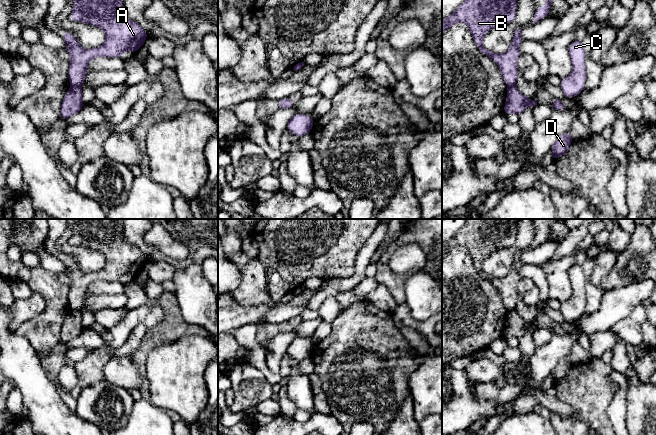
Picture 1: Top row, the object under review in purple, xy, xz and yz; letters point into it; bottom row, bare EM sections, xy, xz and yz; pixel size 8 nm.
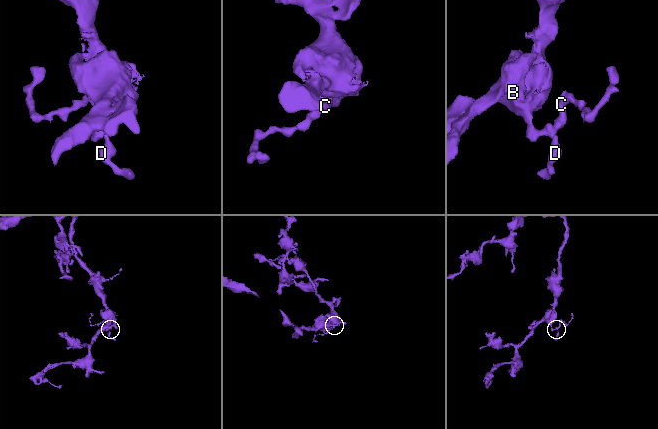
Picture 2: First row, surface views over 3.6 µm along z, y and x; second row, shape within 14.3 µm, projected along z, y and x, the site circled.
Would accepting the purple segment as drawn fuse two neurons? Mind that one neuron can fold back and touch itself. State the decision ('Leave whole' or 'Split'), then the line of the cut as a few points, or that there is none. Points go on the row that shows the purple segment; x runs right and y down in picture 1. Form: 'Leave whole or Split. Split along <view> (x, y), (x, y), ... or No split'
Split. Split along xy (72, 85), (80, 87)

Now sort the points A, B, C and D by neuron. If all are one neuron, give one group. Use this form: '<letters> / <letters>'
A B / C D

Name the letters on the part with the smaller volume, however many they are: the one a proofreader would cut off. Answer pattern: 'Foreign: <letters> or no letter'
Foreign: C, D

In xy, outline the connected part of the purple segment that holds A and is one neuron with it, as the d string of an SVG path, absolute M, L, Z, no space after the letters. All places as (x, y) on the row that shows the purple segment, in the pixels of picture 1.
M74 0L70 19L97 26L106 34L100 47L83 49L72 33L62 33L66 51L71 56L69 82L76 87L83 85L91 59L99 56L121 58L127 49L134 54L148 37L140 23L125 17L123 0Z

